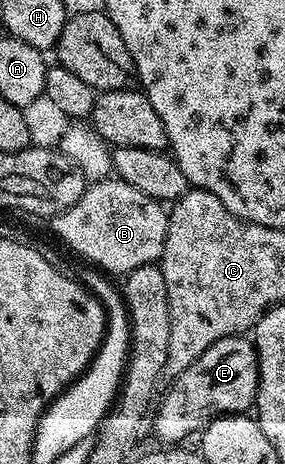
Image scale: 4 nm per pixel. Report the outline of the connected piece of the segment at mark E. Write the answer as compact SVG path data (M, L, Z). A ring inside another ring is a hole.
M247 336L218 339L182 375L178 375L163 390L160 406L155 406L156 418L151 418L150 427L156 432L157 442L172 447L184 443L188 436L199 434L204 426L216 417L240 415L253 408L256 388L260 378L260 364L256 358L256 346Z

